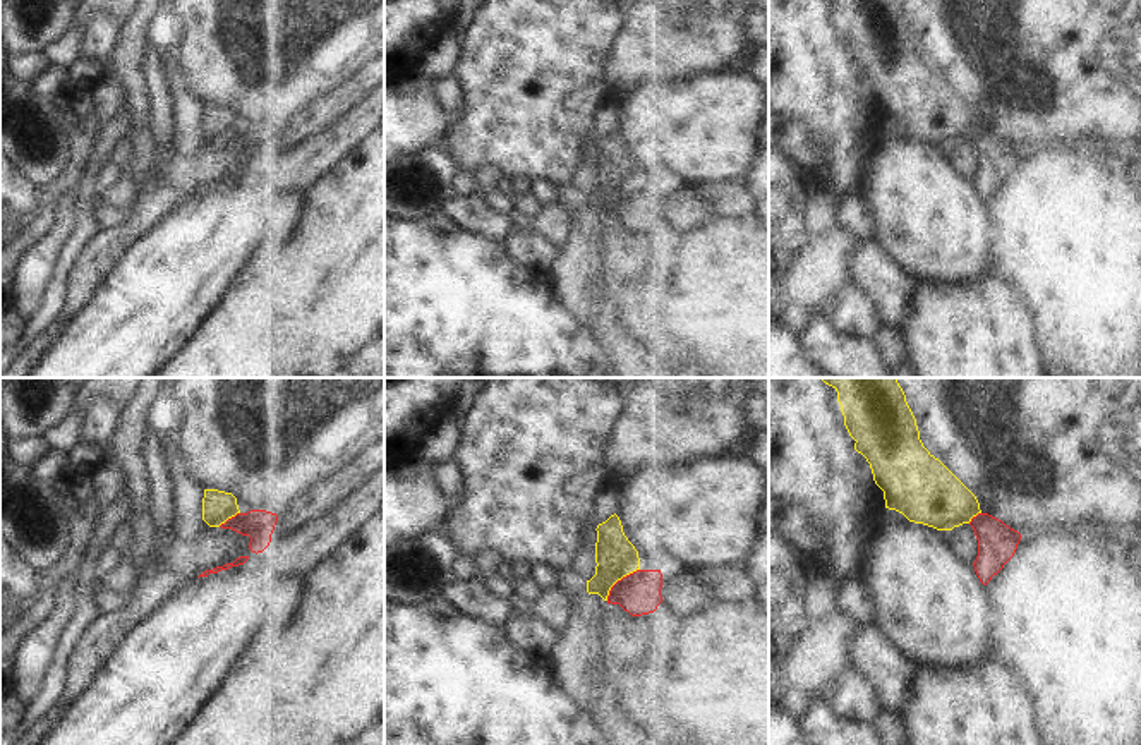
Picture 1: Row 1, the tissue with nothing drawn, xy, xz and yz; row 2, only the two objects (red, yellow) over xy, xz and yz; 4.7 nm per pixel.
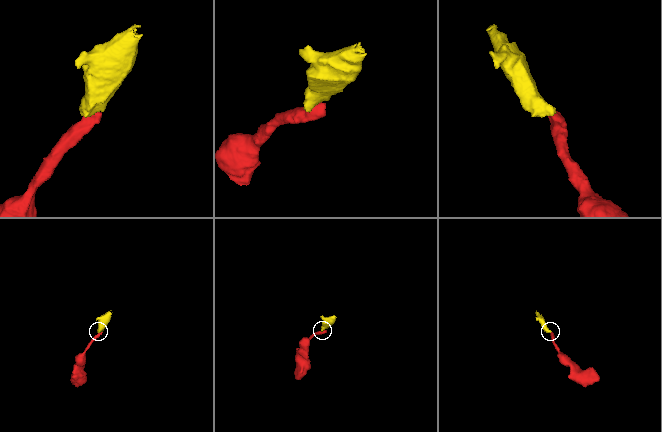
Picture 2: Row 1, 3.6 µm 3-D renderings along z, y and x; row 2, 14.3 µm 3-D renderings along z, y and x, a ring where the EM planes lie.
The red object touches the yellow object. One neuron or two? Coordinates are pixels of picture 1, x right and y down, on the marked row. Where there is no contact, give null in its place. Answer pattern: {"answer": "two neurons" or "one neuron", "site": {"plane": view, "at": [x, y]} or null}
{"answer": "two neurons", "site": {"plane": "xz", "at": [618, 581]}}

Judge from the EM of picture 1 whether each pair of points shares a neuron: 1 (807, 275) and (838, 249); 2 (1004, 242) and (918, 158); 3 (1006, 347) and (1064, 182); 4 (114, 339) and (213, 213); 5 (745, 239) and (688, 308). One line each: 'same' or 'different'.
1: same
2: different
3: different
4: same
5: same

